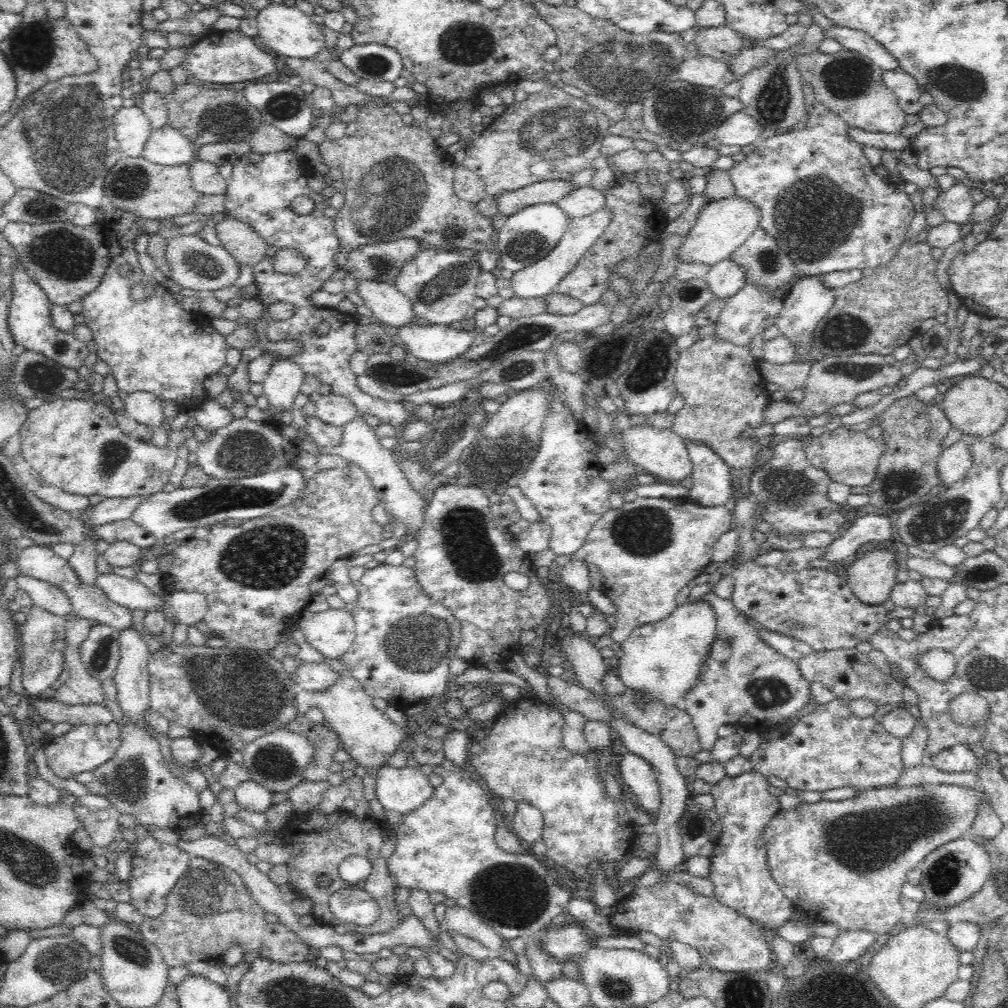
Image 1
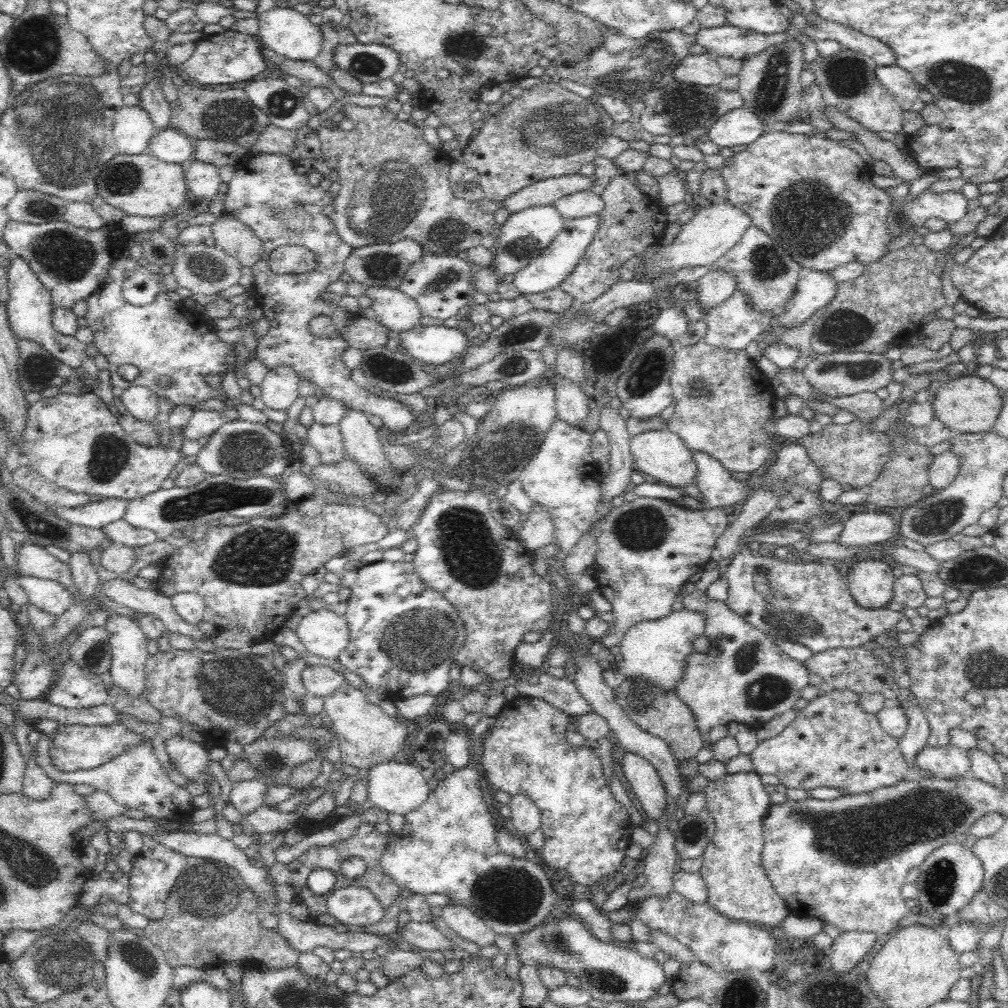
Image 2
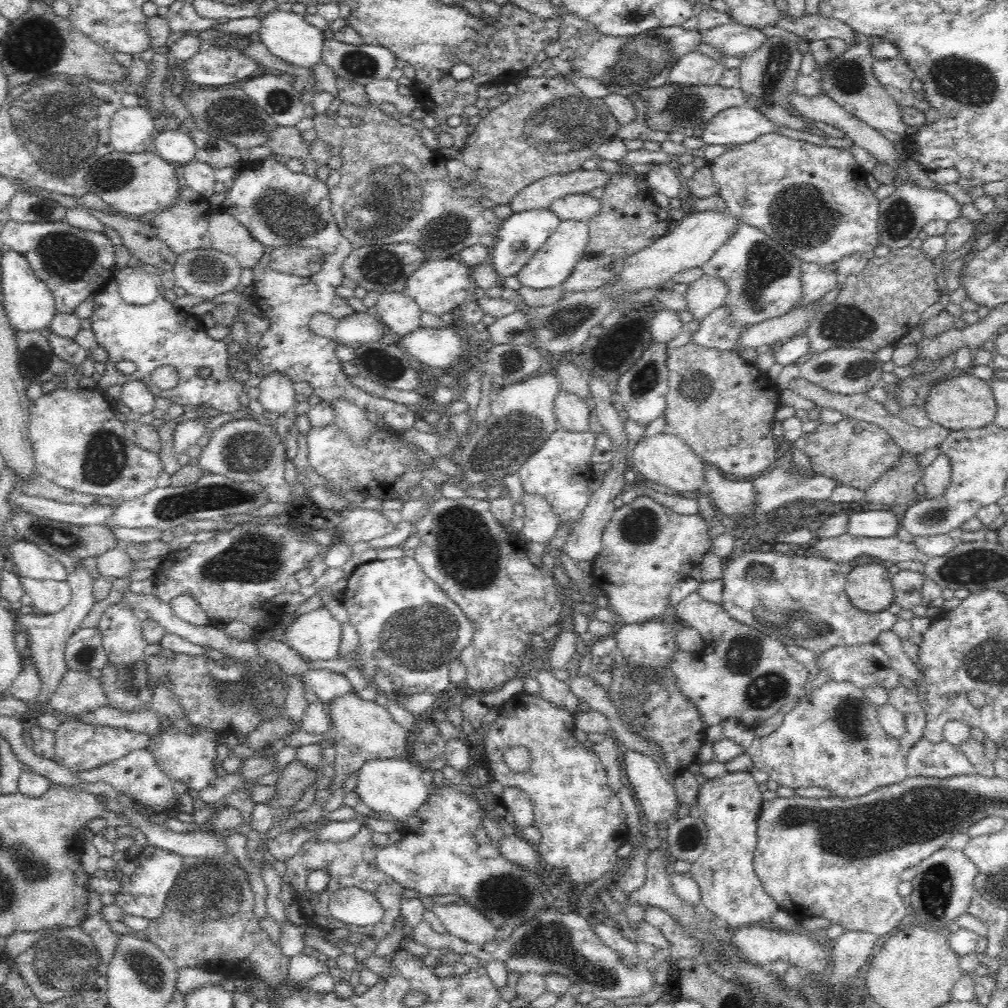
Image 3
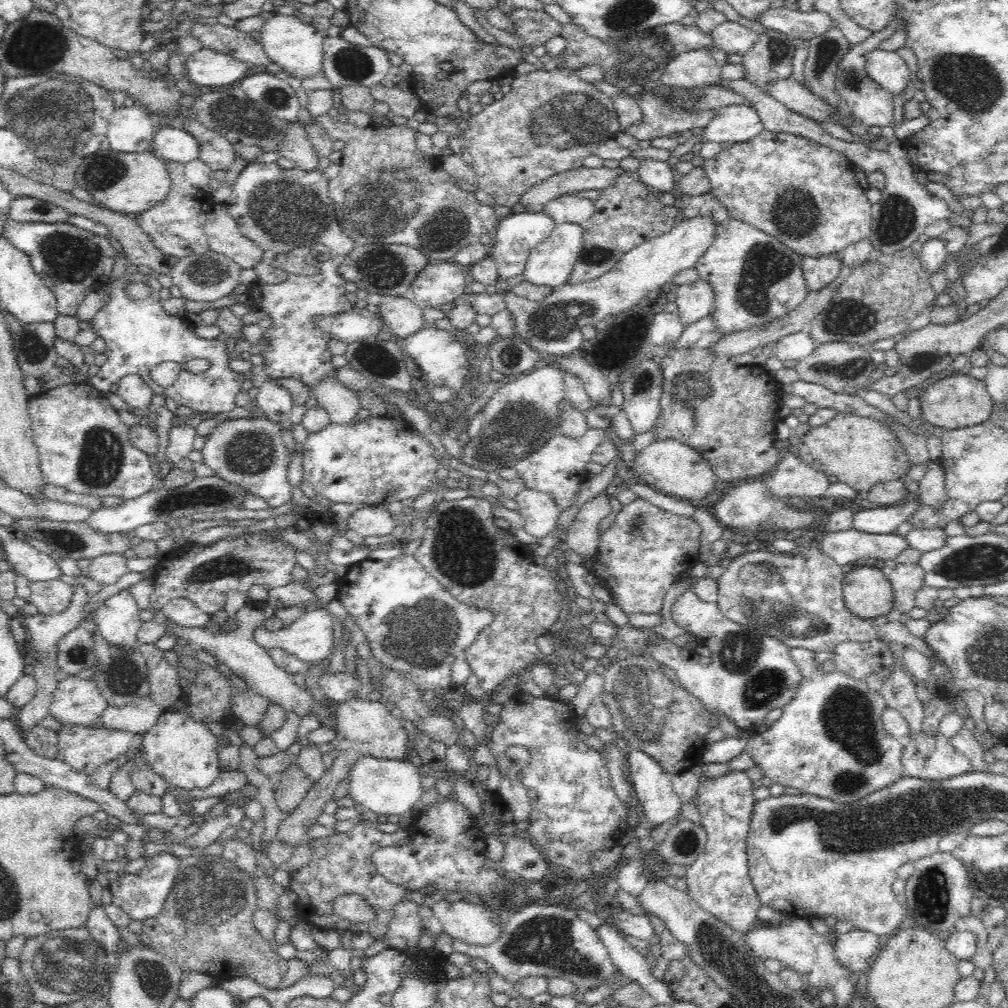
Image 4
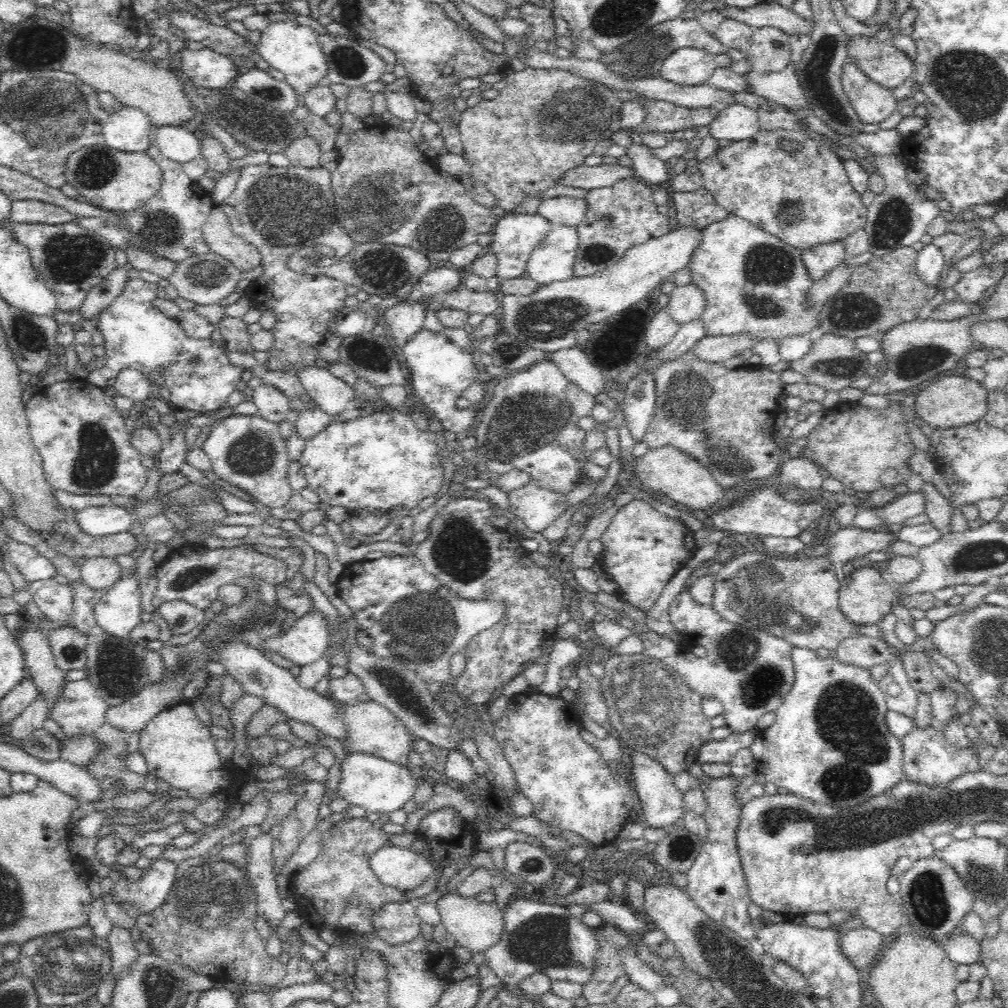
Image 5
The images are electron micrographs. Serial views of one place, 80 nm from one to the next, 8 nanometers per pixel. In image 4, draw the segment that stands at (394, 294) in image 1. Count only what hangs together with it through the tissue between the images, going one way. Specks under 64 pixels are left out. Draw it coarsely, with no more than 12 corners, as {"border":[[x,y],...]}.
{"border":[[410,295],[383,298],[378,317],[396,341],[426,324]]}

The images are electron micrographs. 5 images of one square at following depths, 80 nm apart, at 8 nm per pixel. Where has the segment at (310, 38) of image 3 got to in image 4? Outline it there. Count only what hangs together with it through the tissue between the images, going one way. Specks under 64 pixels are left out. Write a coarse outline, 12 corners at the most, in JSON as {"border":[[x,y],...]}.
{"border":[[296,16],[265,18],[259,44],[278,66],[321,74],[326,35]]}

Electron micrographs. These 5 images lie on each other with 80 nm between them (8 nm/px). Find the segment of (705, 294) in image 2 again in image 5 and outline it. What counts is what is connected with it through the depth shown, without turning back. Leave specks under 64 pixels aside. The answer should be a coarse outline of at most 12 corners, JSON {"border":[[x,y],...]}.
{"border":[[693,282],[669,288],[666,310],[681,325],[708,308]]}

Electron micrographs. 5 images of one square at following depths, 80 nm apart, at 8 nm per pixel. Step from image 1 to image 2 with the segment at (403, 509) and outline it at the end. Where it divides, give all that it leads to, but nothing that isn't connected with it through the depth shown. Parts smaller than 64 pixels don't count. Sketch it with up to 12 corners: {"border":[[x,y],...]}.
{"border":[[348,409],[339,422],[344,458],[398,494],[405,474],[388,460],[368,415]]}

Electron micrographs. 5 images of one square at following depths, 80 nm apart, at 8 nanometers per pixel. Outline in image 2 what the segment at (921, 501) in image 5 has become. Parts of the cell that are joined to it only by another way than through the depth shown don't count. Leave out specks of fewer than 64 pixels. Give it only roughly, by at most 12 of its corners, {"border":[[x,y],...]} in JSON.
{"border":[[875,510],[846,518],[836,544],[847,550],[884,543],[898,523]]}

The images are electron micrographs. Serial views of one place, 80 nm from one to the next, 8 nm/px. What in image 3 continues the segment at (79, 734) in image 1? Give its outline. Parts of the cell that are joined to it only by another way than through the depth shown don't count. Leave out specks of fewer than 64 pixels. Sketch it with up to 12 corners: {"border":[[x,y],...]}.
{"border":[[62,723],[52,761],[72,773],[147,748],[127,728]]}

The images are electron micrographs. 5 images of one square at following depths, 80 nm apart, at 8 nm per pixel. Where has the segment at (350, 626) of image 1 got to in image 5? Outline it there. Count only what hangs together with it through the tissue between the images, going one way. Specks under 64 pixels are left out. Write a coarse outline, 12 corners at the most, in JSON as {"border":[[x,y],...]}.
{"border":[[312,609],[283,634],[265,639],[267,652],[299,667],[322,659],[330,631]]}

